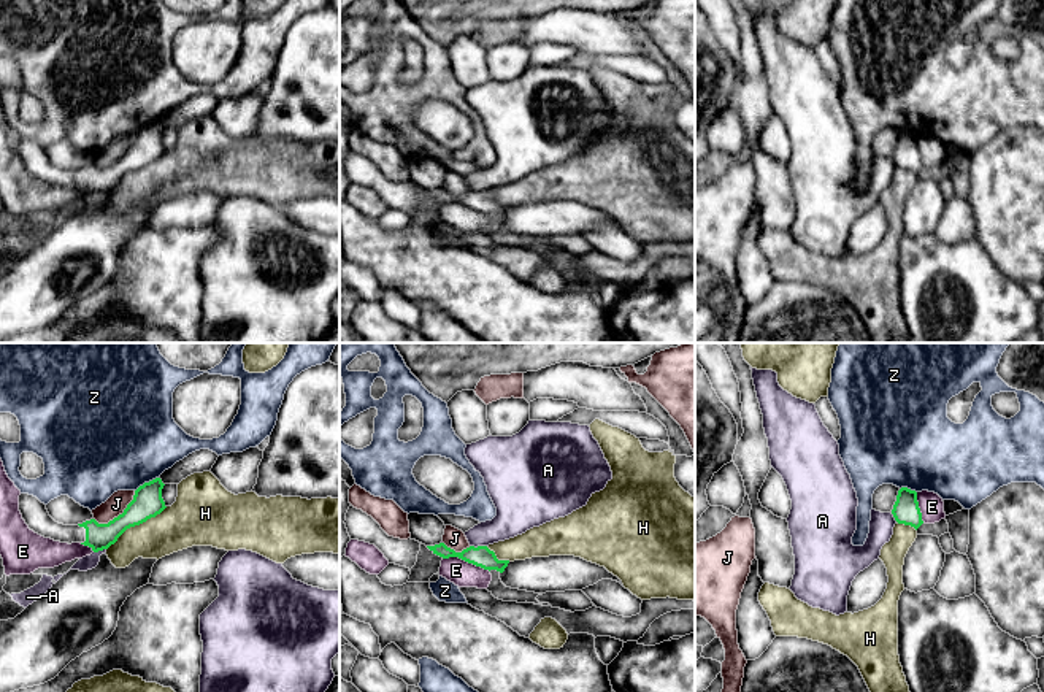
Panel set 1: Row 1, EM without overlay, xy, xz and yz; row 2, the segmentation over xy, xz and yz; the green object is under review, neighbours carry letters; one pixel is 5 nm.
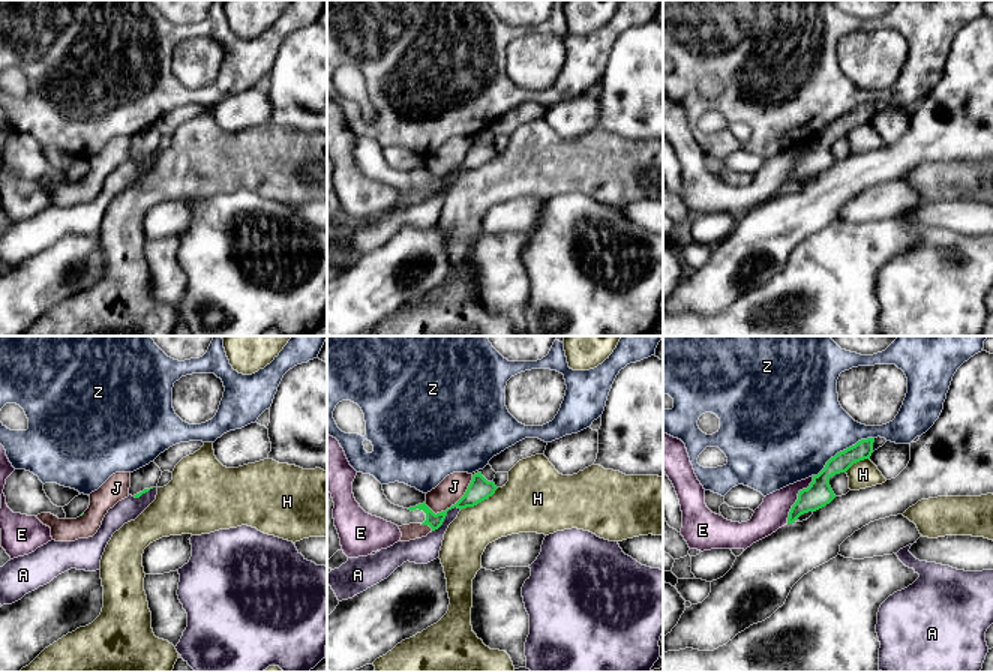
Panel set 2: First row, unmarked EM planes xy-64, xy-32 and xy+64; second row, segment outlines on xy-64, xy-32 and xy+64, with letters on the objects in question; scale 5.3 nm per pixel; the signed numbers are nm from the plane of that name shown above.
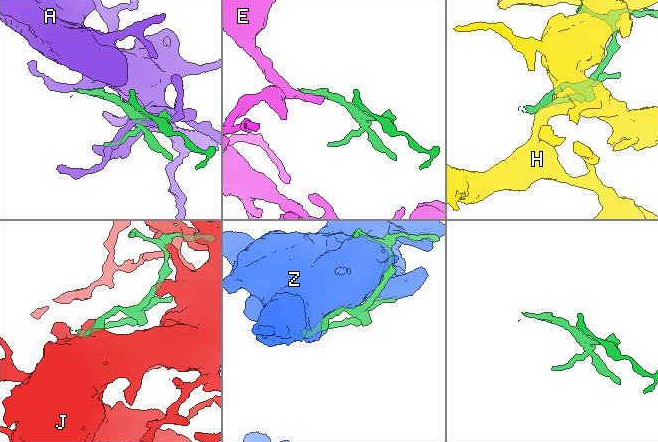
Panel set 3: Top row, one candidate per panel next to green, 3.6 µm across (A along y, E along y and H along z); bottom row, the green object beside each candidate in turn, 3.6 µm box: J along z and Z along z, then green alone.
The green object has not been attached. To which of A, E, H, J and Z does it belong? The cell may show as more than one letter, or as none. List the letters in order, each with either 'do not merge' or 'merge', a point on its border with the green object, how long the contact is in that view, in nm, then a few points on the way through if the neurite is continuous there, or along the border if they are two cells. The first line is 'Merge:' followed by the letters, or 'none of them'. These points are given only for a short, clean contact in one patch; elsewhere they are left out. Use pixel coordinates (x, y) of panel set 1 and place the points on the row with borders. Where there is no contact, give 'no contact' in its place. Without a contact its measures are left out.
Merge: none of them
A: do not merge | xz (478, 546) | 90 nm
E: do not merge | xz (467, 561) | 260 nm
H: do not merge | xy (137, 524) | 380 nm
J: do not merge | xy (119, 515) | 260 nm
Z: do not merge | xy (146, 483) | 140 nm

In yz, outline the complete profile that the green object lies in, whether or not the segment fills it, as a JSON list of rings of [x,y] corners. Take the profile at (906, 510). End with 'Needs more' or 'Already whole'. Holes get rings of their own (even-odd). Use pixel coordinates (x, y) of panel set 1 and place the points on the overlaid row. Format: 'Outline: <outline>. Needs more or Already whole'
Outline: [[[901,487],[898,490],[892,514],[898,524],[911,525],[917,530],[923,524],[917,492]]]. Already whole

